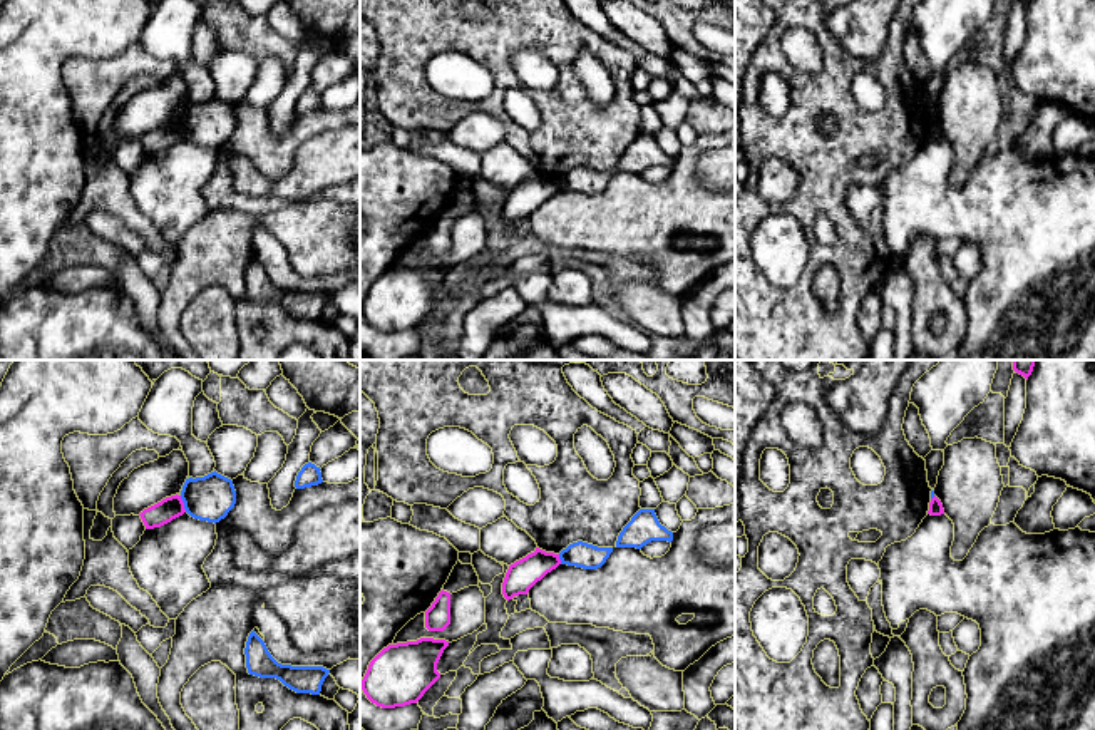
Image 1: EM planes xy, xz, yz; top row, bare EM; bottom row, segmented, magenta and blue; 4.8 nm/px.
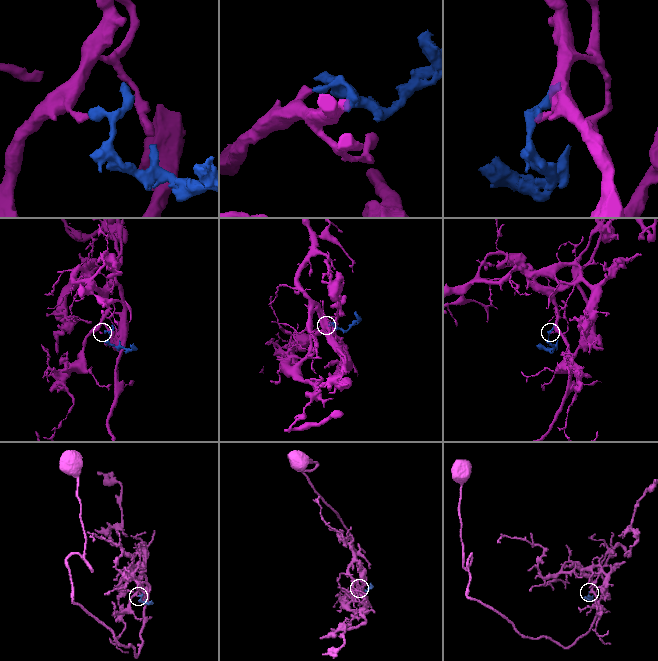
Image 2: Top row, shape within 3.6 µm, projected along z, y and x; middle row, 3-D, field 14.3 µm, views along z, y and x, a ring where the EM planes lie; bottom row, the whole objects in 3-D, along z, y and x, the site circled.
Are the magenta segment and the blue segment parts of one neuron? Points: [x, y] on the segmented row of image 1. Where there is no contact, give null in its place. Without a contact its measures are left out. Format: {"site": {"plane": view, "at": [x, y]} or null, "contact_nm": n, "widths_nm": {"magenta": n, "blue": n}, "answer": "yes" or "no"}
{"site": {"plane": "xy", "at": [183, 504]}, "contact_nm": 90, "widths_nm": {"magenta": 110, "blue": 220}, "answer": "no"}

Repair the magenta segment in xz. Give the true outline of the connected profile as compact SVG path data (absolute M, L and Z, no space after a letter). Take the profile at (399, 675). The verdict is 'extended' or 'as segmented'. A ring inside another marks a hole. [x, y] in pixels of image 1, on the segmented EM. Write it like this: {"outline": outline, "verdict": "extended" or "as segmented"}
{"outline": "M434 638L388 645L370 661L360 688L382 708L417 703L440 678L437 663L447 646Z", "verdict": "as segmented"}

